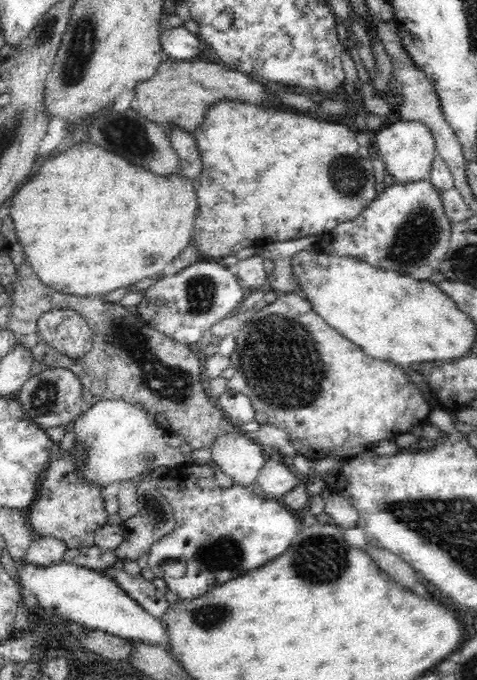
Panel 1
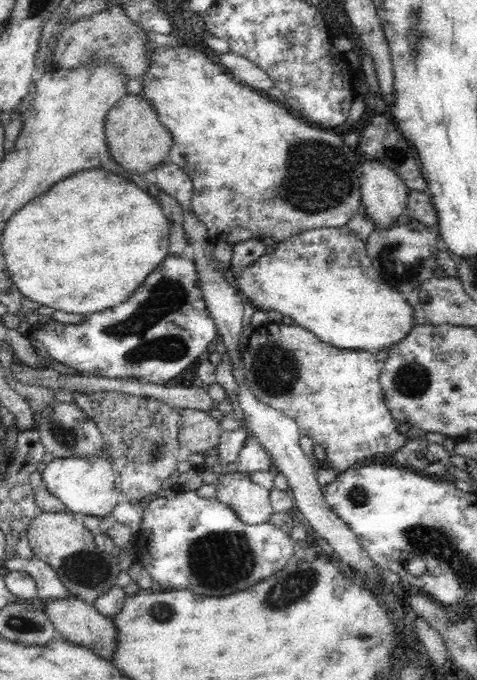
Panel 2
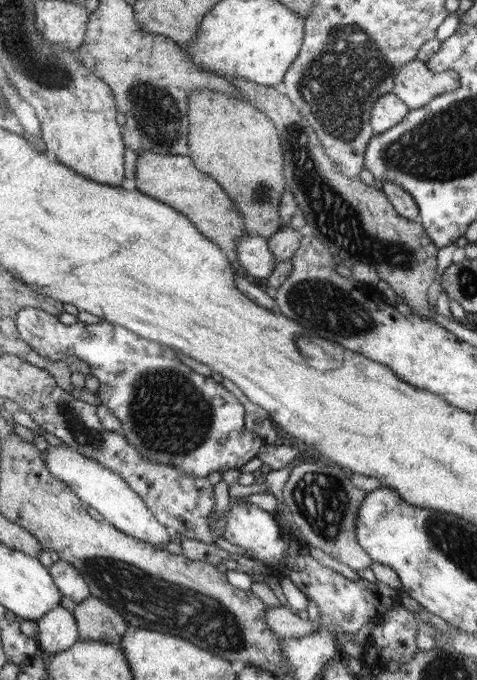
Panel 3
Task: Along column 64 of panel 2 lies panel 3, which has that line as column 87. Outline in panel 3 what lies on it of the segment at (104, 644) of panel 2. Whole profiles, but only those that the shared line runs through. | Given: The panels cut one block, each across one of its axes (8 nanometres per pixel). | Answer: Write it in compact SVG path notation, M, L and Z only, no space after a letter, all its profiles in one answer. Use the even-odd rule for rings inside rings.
M95 596L79 602L72 612L80 637L84 640L97 640L120 644L127 632L126 620L116 609Z

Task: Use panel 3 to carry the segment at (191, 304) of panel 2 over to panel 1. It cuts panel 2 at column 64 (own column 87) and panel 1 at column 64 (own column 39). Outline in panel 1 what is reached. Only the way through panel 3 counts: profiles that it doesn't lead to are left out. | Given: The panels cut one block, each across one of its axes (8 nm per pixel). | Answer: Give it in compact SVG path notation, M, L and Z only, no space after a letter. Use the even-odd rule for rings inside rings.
M53 308L38 319L39 335L56 352L68 357L83 356L93 344L86 319L79 312Z

